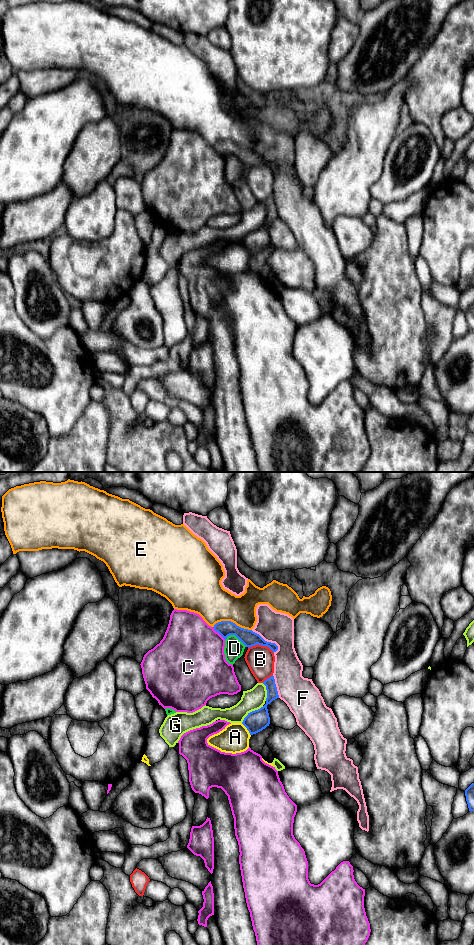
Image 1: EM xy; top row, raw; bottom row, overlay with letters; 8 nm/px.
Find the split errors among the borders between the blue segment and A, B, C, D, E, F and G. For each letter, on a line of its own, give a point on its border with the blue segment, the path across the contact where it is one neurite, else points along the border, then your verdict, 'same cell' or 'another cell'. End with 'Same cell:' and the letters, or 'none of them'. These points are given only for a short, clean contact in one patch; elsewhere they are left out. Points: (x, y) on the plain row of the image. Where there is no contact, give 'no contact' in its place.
A: contact xy (247, 249); border xy (241, 243), (250, 255); another cell
B: contact xy (261, 164); border xy (248, 167), (261, 164), (267, 166), (273, 173); another cell
C: contact xy (219, 153); another cell
D: contact xy (236, 156); another cell
E: contact xy (232, 142); another cell
F: contact xy (266, 161); another cell
G: contact xy (252, 231); another cell
Same cell: none of them

